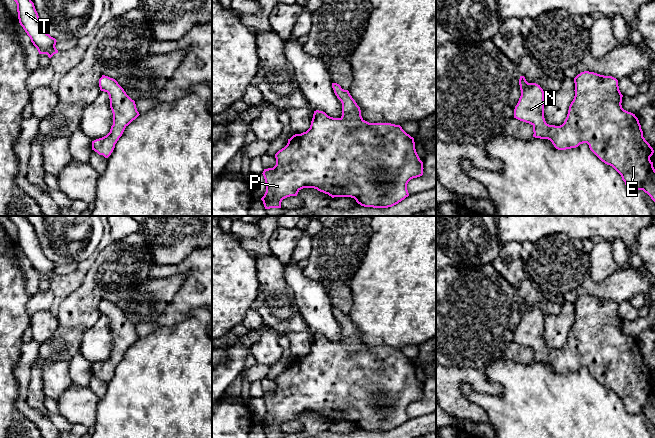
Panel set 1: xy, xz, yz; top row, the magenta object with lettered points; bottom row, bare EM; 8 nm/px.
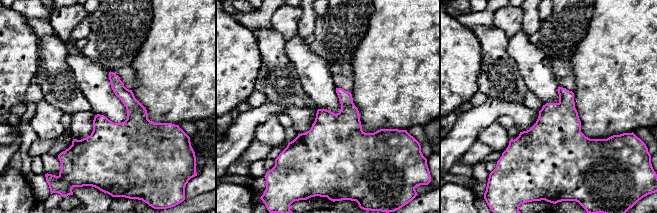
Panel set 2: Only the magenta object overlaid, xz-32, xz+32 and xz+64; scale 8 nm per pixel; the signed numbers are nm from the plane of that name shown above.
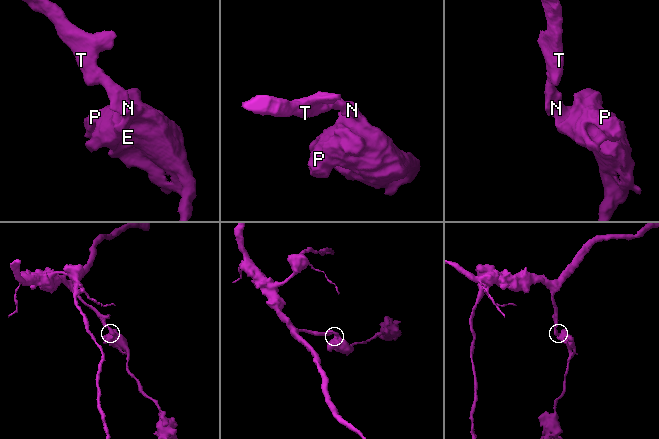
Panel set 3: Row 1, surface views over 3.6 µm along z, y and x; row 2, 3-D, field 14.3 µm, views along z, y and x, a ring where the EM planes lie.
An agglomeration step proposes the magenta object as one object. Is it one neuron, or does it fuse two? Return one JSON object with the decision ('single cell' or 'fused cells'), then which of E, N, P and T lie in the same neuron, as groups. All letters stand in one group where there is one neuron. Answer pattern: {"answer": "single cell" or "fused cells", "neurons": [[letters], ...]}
{"answer": "single cell", "neurons": [["E", "N", "P", "T"]]}

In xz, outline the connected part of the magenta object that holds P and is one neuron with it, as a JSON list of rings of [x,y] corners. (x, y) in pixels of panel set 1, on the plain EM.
[[[332,307],[335,319],[342,327],[342,340],[333,342],[325,336],[314,335],[310,352],[288,363],[287,369],[275,378],[276,389],[264,393],[263,400],[266,416],[261,422],[265,433],[281,432],[283,423],[297,420],[303,412],[314,412],[334,421],[351,421],[364,431],[388,432],[409,420],[408,406],[423,399],[423,386],[420,384],[414,362],[407,358],[400,349],[391,347],[369,347],[361,340],[360,331],[348,314],[337,307]]]

